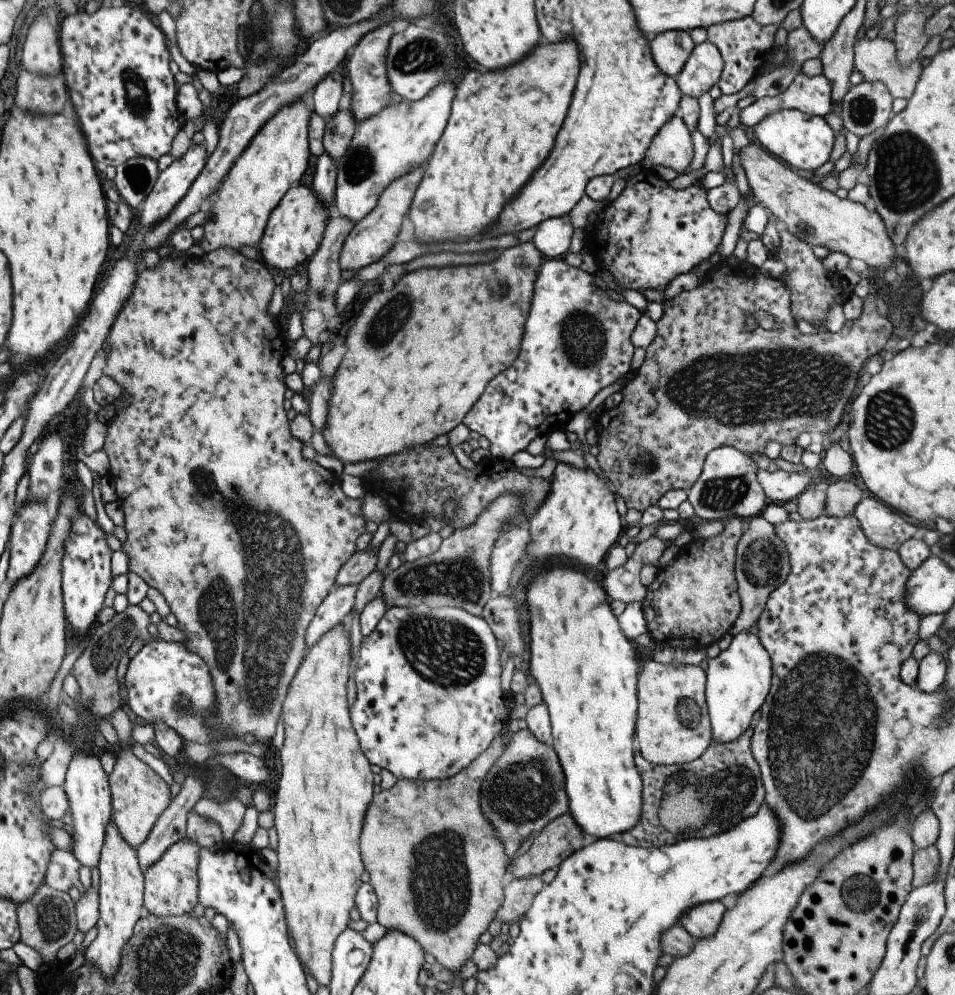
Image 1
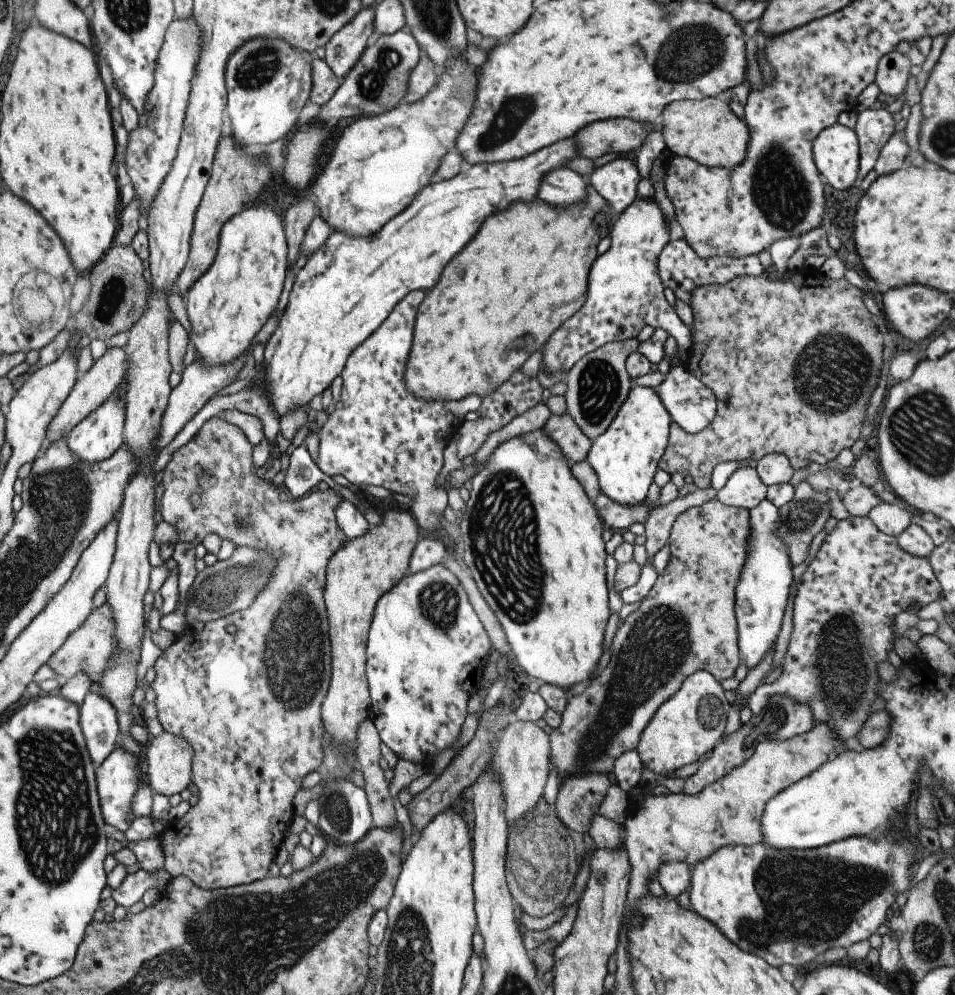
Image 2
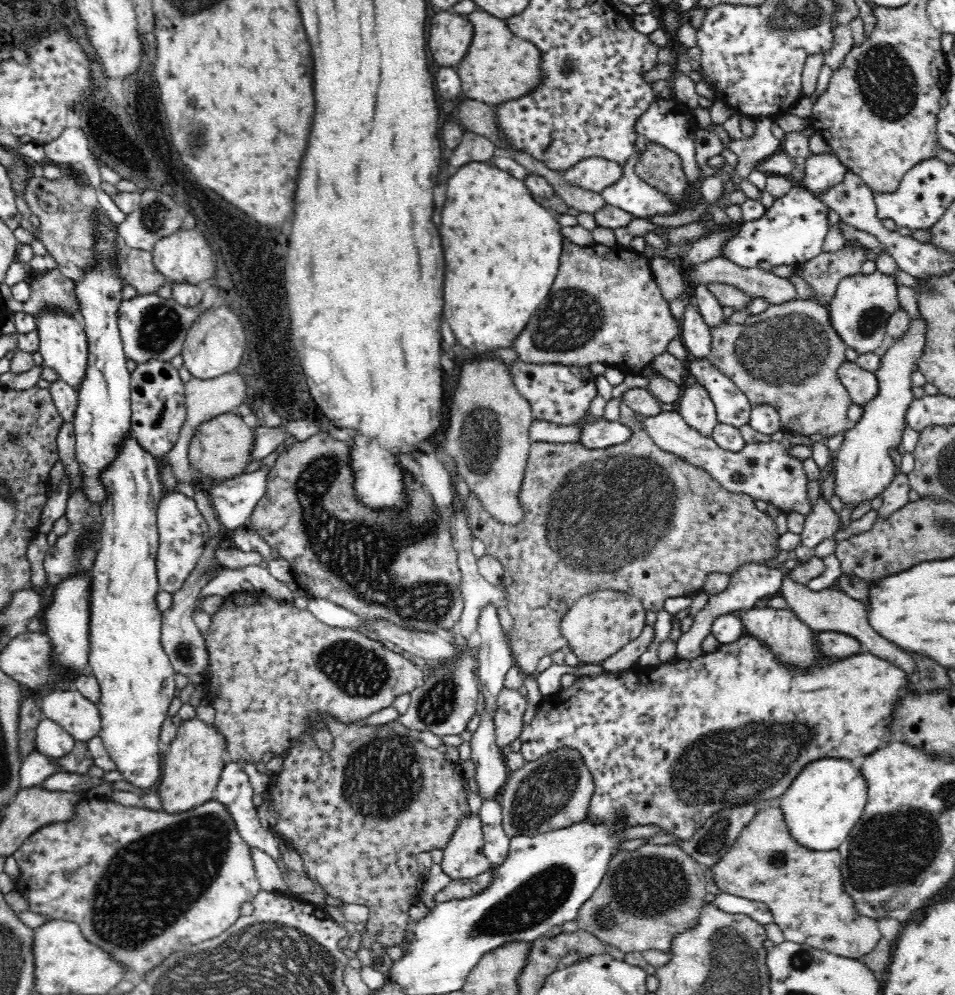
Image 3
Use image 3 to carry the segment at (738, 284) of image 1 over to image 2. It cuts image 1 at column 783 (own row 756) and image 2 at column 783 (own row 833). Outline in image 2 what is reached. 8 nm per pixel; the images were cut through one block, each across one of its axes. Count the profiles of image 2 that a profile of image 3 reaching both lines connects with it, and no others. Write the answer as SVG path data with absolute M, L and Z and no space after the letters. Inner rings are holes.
M803 268L785 270L777 280L771 280L765 272L761 276L739 276L721 286L691 288L689 294L689 306L693 310L693 324L689 328L691 350L683 366L713 390L717 414L711 424L697 434L687 434L671 422L667 448L657 462L659 470L665 470L669 476L673 472L681 476L687 474L693 478L697 490L707 490L713 466L725 460L759 462L767 454L785 454L793 472L797 472L813 464L809 462L811 452L821 454L829 462L859 440L865 404L873 392L873 372L879 376L883 346L875 322L865 310L863 290L851 286L845 278L829 280L819 270Z

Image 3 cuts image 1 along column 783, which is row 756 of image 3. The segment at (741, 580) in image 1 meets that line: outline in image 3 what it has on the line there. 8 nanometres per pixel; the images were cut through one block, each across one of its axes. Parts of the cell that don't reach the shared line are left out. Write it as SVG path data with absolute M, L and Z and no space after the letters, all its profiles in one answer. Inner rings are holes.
M574 750L554 752L540 760L526 762L520 772L510 774L508 784L498 794L504 816L504 834L508 840L512 840L514 836L538 836L560 828L570 828L576 822L584 822L592 794L592 774Z

